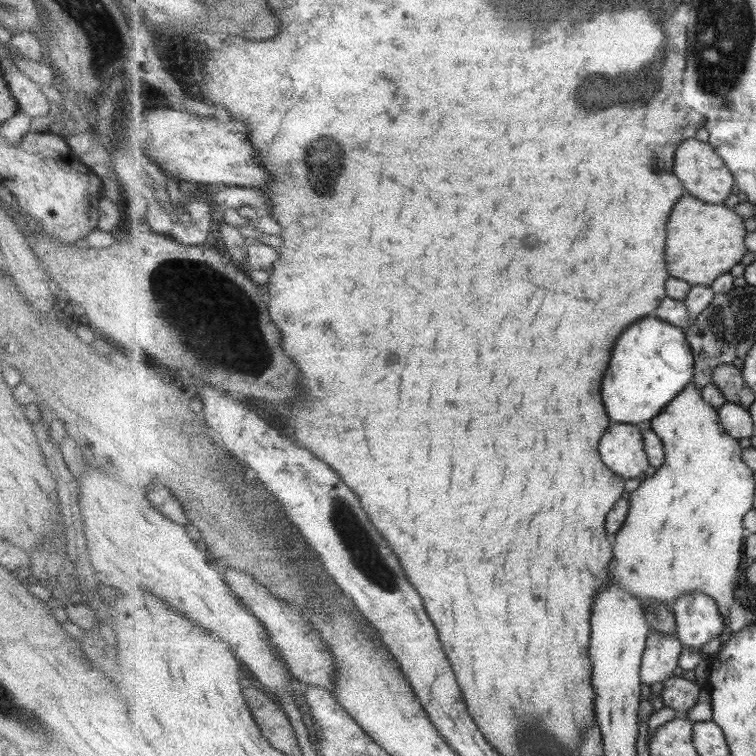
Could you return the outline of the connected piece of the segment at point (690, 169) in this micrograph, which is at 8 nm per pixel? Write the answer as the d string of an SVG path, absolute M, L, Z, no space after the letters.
M687 140L677 150L677 162L675 162L675 174L686 187L687 193L693 197L711 205L723 204L735 186L735 176L731 173L730 167L719 156L718 151L707 142L699 140Z

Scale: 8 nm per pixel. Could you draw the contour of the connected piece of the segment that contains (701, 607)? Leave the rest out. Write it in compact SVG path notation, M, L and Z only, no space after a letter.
M696 592L682 596L673 606L678 626L678 639L691 651L703 648L725 630L725 619L717 601L708 594Z

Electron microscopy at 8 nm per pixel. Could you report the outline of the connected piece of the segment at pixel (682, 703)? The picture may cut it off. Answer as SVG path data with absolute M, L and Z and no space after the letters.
M672 677L664 683L661 700L666 707L684 714L698 704L701 691L701 686L696 682L682 677Z

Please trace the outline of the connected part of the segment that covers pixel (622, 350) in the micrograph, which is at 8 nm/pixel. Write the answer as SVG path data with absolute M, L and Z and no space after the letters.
M655 315L642 320L619 338L603 382L603 400L615 423L652 422L694 380L696 362L686 331Z

